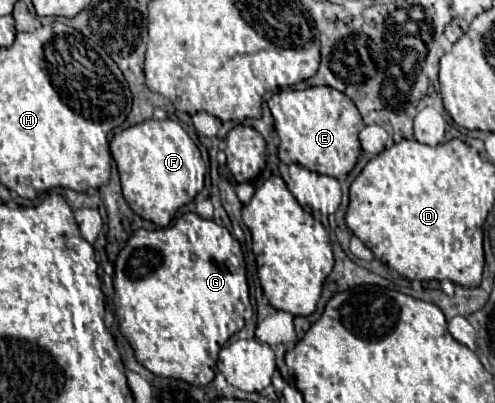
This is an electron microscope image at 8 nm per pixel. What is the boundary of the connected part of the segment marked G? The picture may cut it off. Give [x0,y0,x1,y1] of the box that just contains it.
[113,213,249,385]

